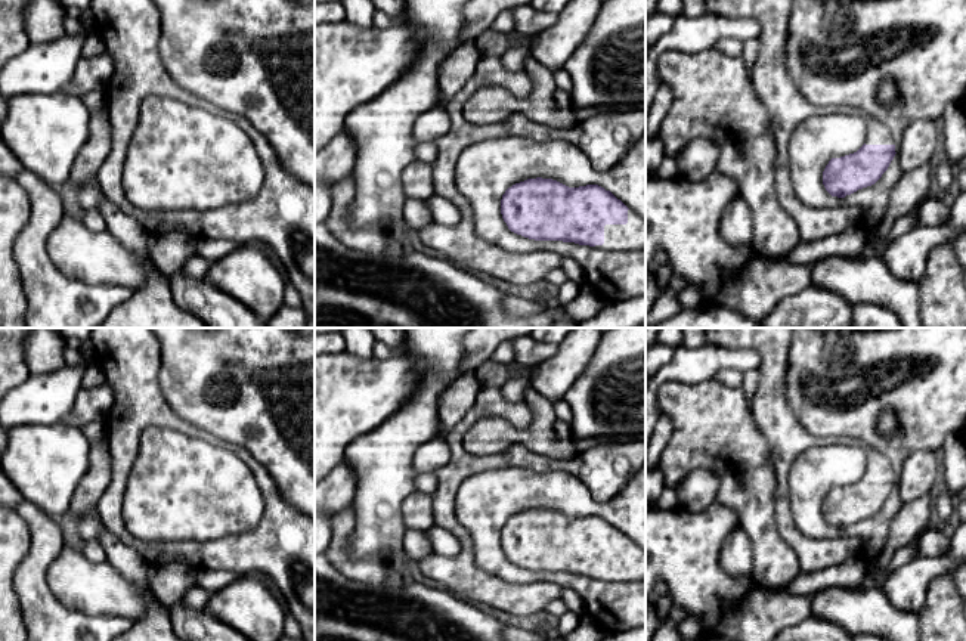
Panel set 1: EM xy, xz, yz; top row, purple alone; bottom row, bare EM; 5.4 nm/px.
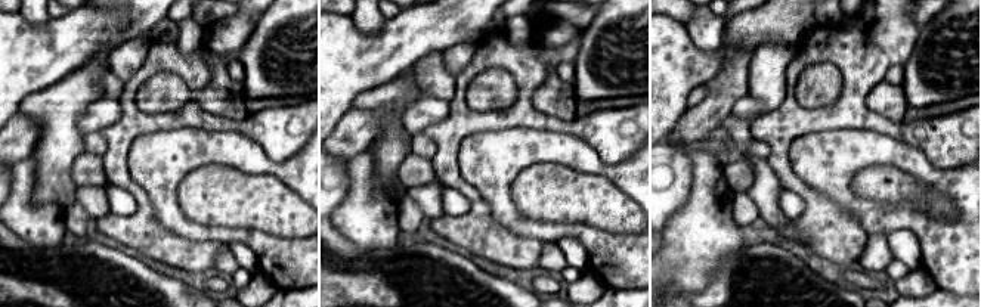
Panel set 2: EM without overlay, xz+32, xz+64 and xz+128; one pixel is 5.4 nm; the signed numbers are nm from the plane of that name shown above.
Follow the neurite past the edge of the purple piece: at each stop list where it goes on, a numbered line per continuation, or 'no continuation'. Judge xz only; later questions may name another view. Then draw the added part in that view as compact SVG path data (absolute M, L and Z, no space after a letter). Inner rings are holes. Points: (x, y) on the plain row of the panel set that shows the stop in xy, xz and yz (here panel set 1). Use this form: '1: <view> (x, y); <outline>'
1: xz (631, 567); M628 541L626 555L606 555L604 575L594 579L601 582L641 582L645 579L645 551Z

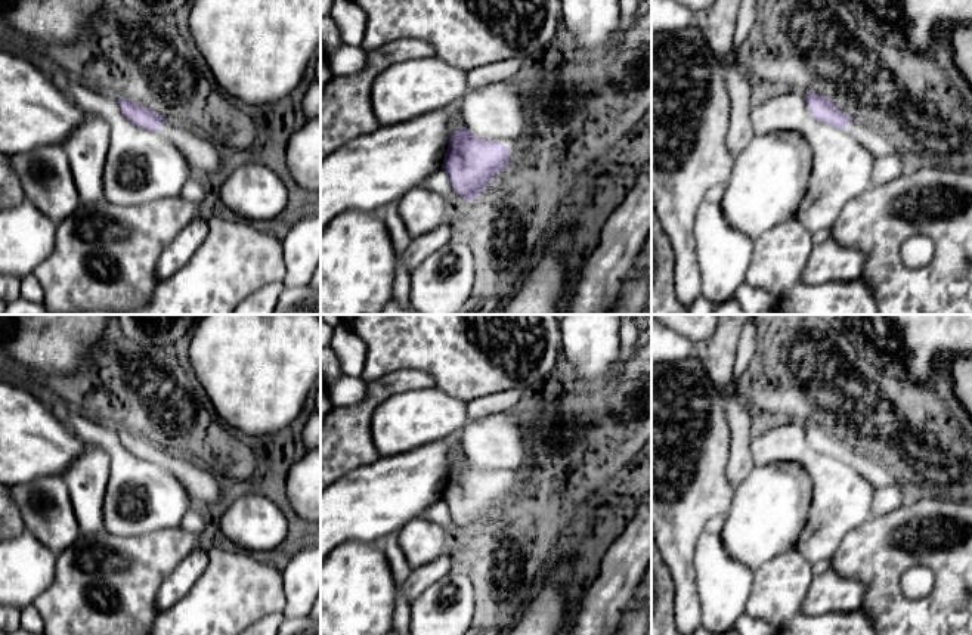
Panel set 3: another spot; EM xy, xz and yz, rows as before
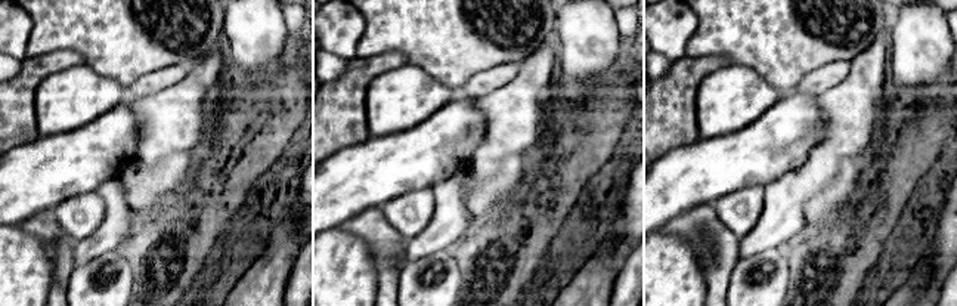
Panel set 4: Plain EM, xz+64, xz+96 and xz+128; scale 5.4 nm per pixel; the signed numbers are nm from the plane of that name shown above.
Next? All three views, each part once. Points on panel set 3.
1: yz (873, 470); M852 450L845 461L854 467L876 490L903 483L880 459Z

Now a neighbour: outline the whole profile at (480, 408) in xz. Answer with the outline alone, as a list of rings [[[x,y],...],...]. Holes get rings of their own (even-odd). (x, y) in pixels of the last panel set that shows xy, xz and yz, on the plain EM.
[[[513,388],[508,391],[499,391],[496,394],[489,394],[486,397],[479,397],[467,403],[467,418],[468,421],[477,421],[489,415],[511,411],[526,396],[529,396],[529,393]]]

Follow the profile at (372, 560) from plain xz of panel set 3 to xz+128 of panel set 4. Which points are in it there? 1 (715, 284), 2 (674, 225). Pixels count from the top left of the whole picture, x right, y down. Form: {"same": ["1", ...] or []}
{"same": []}

